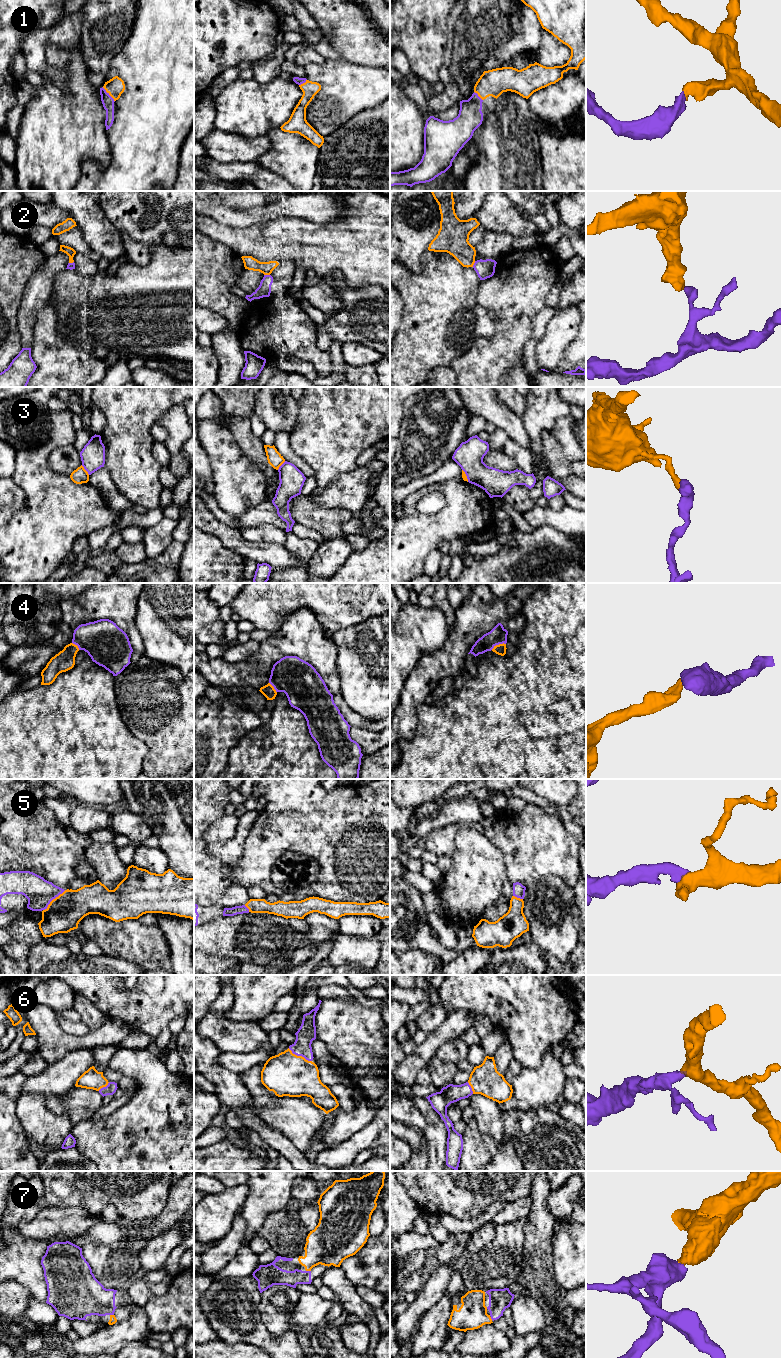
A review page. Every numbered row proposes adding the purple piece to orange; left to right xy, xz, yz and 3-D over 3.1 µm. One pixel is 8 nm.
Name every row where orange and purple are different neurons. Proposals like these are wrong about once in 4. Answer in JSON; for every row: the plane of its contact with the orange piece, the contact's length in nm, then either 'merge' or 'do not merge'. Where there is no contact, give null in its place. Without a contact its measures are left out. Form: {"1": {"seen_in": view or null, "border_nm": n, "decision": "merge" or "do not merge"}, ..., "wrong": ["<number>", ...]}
{"1": {"seen_in": "xy", "border_nm": 160, "decision": "merge"}, "2": {"seen_in": "xz", "border_nm": 50, "decision": "do not merge"}, "3": {"seen_in": "xy", "border_nm": 100, "decision": "do not merge"}, "4": {"seen_in": "yz", "border_nm": 130, "decision": "merge"}, "5": {"seen_in": "xy", "border_nm": 240, "decision": "merge"}, "6": {"seen_in": "xz", "border_nm": 220, "decision": "merge"}, "7": {"seen_in": "xz", "border_nm": 40, "decision": "merge"}, "wrong": ["2", "3"]}

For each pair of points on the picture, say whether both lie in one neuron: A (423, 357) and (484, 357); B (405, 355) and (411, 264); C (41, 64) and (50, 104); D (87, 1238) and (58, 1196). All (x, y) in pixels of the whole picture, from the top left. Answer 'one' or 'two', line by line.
A: two
B: two
C: two
D: two

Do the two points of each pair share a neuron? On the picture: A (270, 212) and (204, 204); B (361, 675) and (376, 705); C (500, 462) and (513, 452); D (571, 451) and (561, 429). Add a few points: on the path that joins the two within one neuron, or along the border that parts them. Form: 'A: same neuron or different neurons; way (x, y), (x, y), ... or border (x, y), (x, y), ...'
A: same neuron; way (254, 215), (224, 215), (220, 212)
B: same neuron; way (368, 682), (376, 690), (376, 698)
C: different neurons; border (501, 451), (515, 462), (517, 468)
D: same neuron; way (570, 446), (565, 434)

